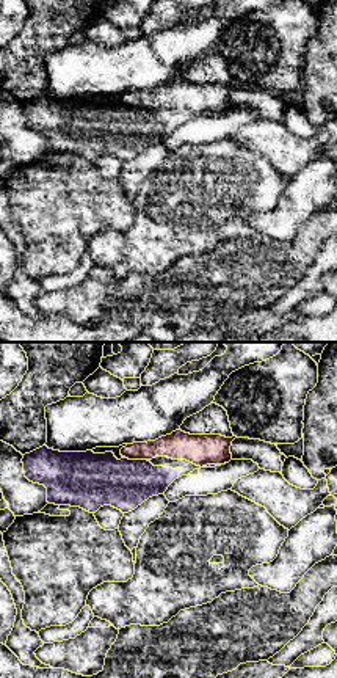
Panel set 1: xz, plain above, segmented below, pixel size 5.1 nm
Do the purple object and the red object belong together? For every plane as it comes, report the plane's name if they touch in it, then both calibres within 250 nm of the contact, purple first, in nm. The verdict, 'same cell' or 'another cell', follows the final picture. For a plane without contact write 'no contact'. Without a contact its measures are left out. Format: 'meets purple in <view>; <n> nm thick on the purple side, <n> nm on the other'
meets purple in xz; 280 nm thick on the purple side, 140 nm on the other

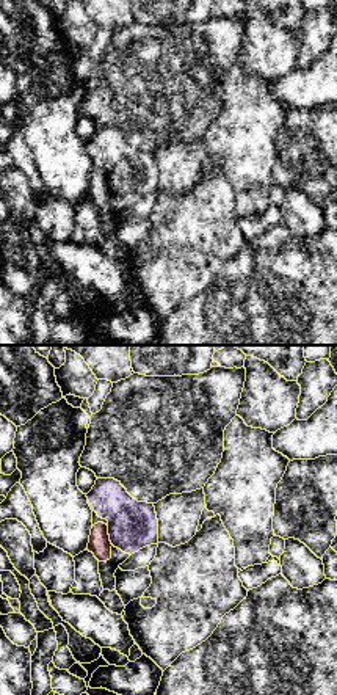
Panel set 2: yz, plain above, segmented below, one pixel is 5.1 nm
meets purple in yz; 260 nm thick on the purple side, 110 nm on the other

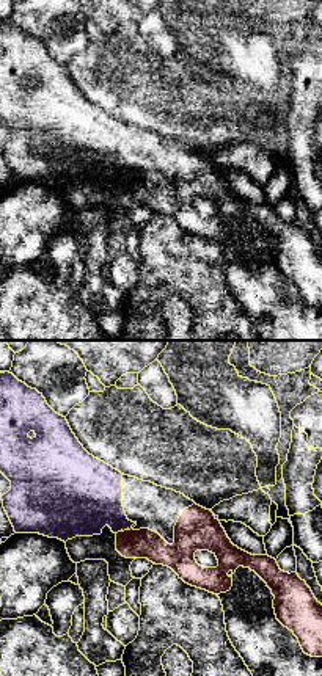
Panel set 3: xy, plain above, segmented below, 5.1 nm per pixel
meets purple in xy; 340 nm thick on the purple side, 150 nm on the other

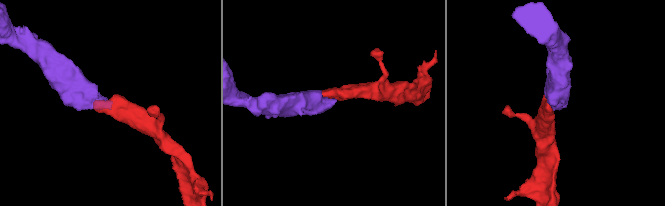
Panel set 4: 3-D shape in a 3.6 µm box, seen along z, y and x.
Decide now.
same cell

